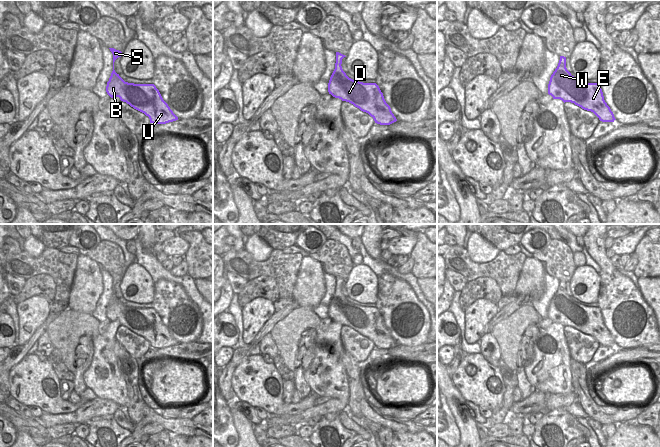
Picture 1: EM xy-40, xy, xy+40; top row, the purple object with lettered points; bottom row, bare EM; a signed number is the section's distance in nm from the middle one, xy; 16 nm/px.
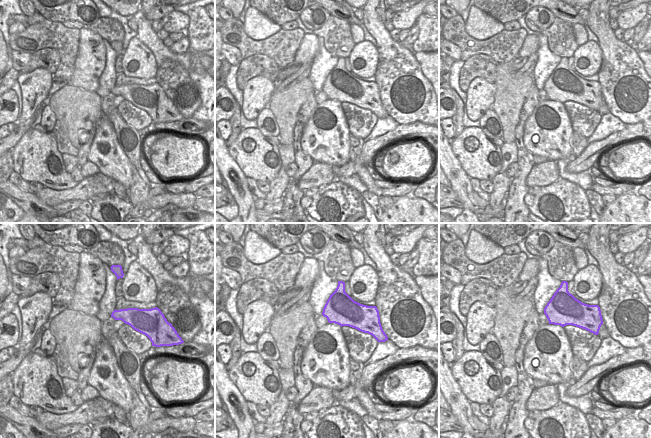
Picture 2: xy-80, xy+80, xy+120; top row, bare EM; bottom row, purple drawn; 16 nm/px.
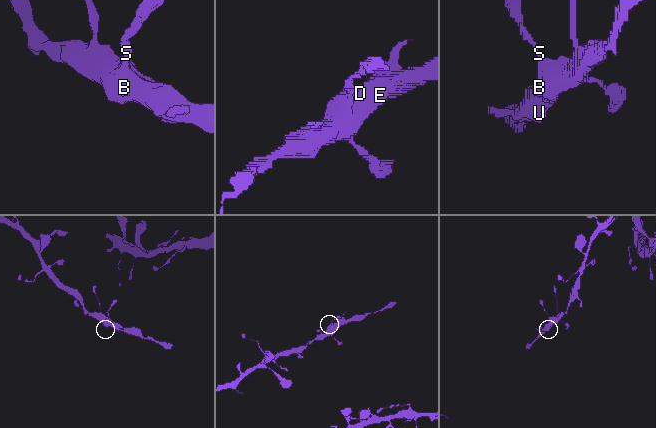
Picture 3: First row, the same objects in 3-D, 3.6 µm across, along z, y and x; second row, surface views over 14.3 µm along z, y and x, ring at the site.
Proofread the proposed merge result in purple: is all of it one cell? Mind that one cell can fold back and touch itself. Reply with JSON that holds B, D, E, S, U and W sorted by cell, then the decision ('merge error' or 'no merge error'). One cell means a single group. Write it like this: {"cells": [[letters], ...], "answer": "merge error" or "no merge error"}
{"cells": [["B", "D", "E", "S", "U", "W"]], "answer": "no merge error"}

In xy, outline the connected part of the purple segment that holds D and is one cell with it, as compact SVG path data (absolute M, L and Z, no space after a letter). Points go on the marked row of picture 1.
M336 52L335 69L328 83L328 92L335 98L349 102L368 113L380 125L397 121L376 83L363 83L349 78L342 69L345 55Z

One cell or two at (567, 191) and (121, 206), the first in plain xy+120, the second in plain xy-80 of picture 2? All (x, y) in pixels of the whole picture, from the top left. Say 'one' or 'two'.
one

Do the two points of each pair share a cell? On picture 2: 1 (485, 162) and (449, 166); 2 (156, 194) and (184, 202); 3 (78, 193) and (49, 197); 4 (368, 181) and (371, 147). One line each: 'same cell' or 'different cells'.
1: different cells
2: different cells
3: same cell
4: different cells

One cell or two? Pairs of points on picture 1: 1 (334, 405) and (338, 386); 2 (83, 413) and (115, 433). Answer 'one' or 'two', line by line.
1: two
2: two

